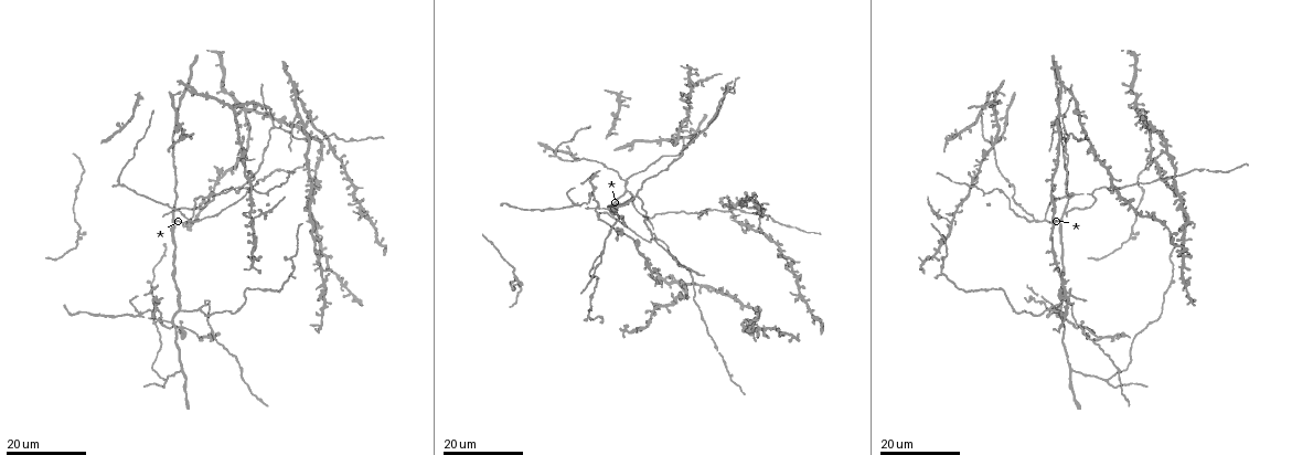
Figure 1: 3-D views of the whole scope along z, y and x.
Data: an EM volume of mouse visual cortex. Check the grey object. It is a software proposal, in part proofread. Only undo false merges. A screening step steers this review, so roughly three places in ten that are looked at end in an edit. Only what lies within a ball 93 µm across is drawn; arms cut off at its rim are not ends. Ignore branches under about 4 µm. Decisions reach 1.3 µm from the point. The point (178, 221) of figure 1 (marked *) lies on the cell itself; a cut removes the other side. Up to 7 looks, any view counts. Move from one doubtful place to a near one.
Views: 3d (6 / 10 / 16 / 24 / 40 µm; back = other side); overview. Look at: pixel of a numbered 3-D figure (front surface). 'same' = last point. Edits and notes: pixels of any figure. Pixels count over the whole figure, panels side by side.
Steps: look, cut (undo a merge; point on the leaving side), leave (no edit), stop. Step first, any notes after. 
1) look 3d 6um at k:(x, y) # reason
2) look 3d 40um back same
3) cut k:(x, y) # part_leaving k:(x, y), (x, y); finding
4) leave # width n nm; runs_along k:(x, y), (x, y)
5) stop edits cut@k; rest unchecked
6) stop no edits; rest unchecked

look 3d 16um at 1:(1107, 382) # a fork

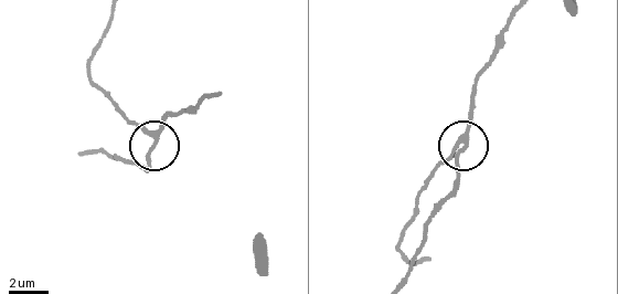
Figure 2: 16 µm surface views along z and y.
look 3d 6um at 2:(461, 141) # closer look

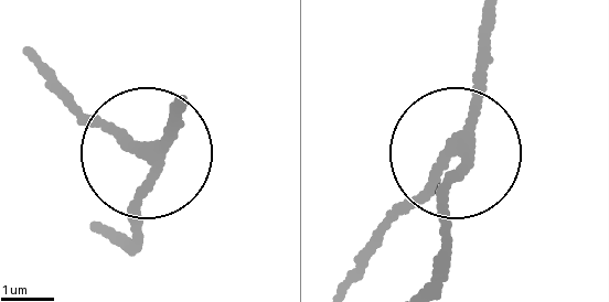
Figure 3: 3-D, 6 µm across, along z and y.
leave # side_arm 14 um; arms 3; all the same cell

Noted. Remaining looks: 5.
look 3d 16um at 1:(178, 312) # small branch off a trunk

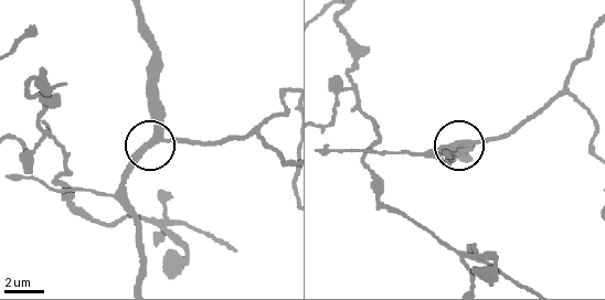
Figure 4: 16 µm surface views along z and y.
look 3d 6um at 4:(159, 141)

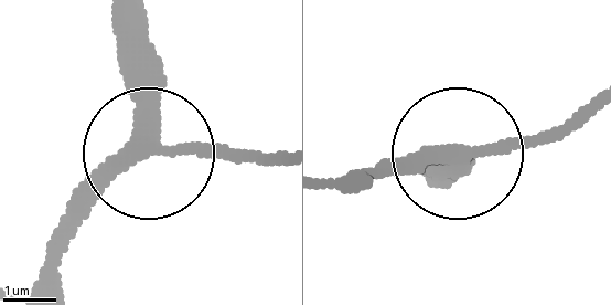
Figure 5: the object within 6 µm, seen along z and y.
leave # arms 3; runs_along 5:(137, 22), (137, 101), (153, 149), (277, 154); continuous, no second cell

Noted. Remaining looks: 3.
look 3d 16um at 1:(709, 209) # thin arm on a thick one

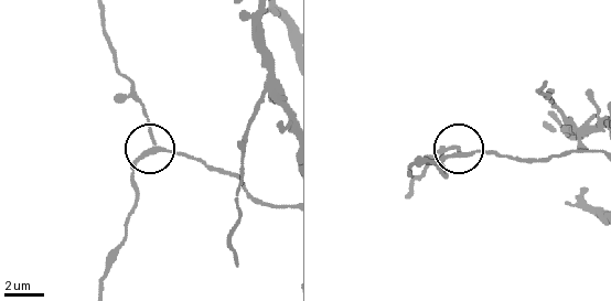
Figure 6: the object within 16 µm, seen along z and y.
look 3d 10um at 6:(465, 154) # zoom in

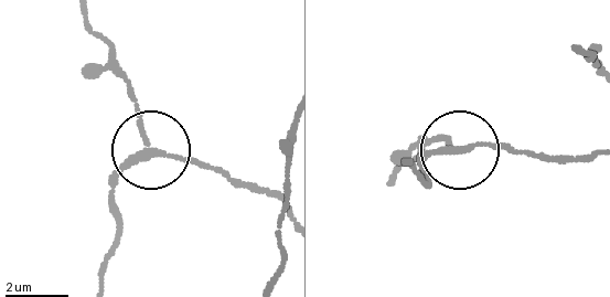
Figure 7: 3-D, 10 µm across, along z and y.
look 3d 6um at 7:(460, 147) # zoom in

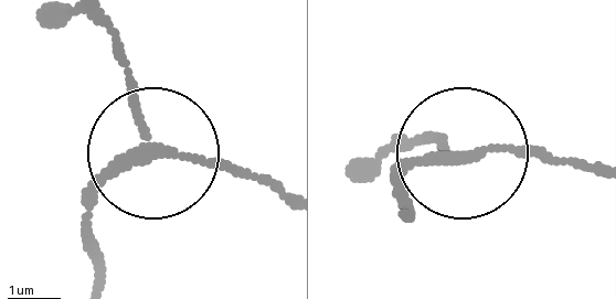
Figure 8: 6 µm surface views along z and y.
cut 8:(123, 64) # arms 3; part_leaving 8:(146, 136), (110, 21); two cells meet here

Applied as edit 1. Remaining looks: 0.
stop edits cut@8; rest unchecked

